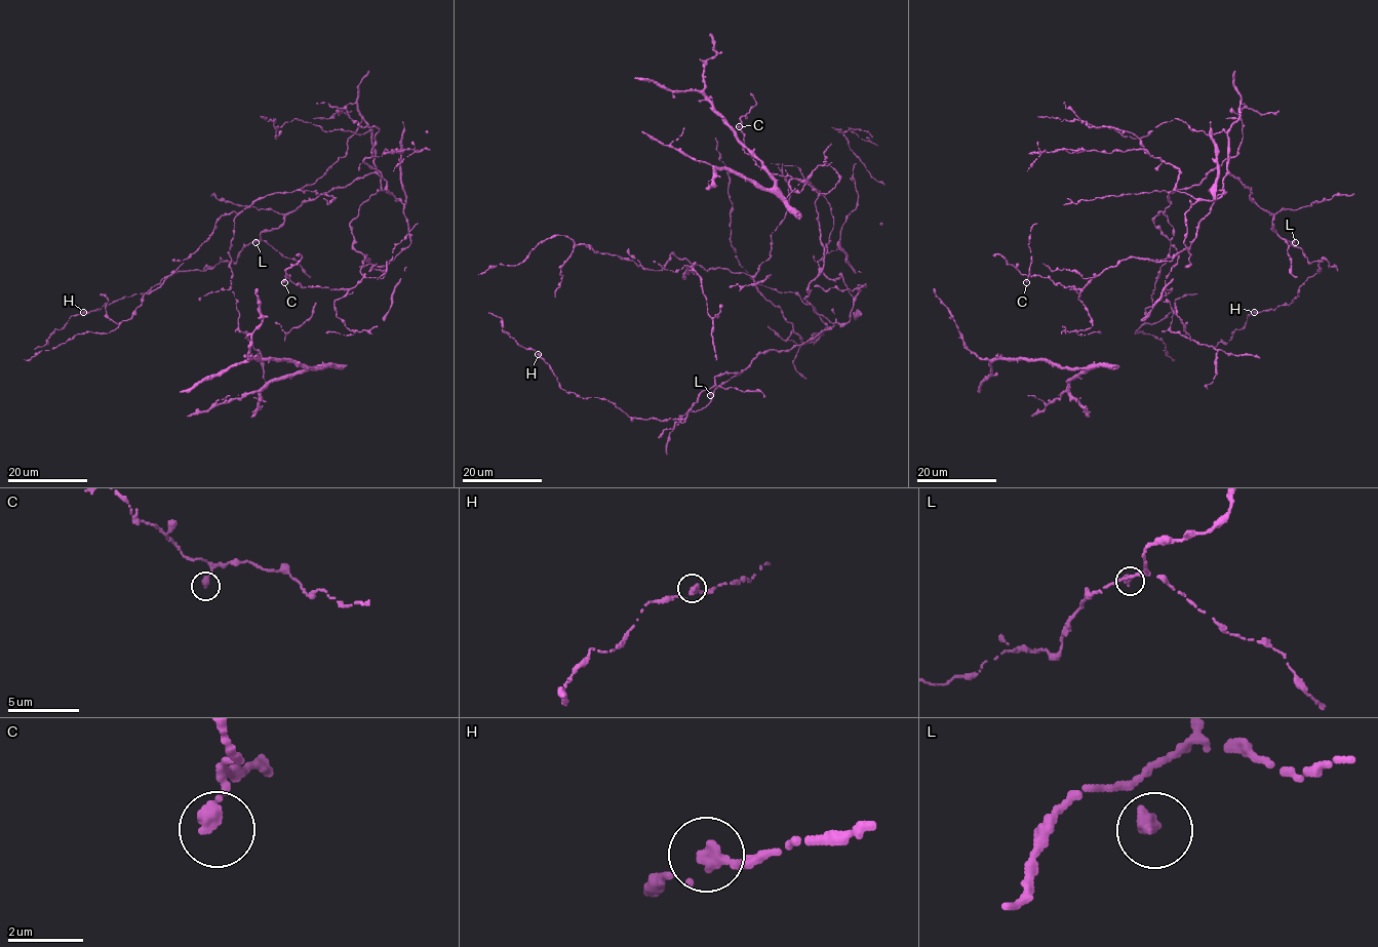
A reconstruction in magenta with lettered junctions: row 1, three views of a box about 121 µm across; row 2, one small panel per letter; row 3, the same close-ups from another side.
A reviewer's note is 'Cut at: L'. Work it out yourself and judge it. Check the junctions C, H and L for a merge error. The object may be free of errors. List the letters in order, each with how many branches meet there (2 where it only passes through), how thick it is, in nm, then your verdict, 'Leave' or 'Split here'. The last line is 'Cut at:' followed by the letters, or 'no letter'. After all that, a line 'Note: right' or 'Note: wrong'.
C: Branches: 1. Thickness 400 nm. Leave
H: Branches: 1. Thickness 400 nm. Leave
L: Branches: 1. Thickness 400 nm. Leave
Cut at: no letter
Note: wrong

